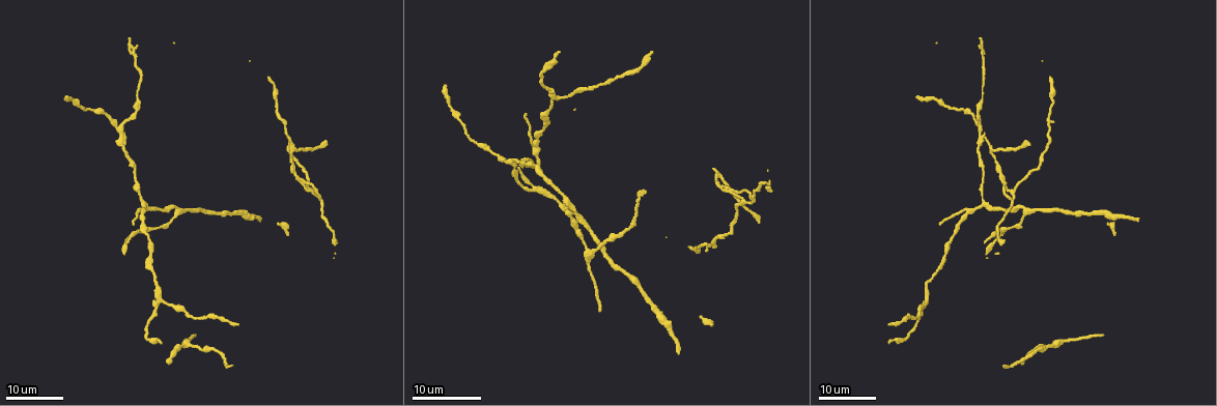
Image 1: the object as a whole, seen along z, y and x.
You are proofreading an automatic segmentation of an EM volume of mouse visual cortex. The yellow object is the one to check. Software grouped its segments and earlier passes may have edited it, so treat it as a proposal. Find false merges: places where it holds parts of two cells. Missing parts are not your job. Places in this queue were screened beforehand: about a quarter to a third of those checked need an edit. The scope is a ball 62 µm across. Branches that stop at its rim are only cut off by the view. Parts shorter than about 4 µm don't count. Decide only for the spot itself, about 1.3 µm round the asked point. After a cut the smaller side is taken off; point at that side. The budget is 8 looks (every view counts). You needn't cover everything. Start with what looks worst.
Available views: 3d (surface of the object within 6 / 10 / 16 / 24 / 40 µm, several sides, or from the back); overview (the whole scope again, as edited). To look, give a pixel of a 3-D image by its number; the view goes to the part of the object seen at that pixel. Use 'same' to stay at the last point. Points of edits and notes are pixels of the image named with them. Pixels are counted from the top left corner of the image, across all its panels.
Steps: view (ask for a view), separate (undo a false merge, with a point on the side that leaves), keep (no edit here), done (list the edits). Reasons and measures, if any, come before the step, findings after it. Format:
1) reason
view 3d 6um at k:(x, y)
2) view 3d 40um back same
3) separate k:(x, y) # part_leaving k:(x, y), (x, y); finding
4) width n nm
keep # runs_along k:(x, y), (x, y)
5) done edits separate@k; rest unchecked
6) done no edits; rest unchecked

three arms meet
view 3d 16um at 1:(290, 151)

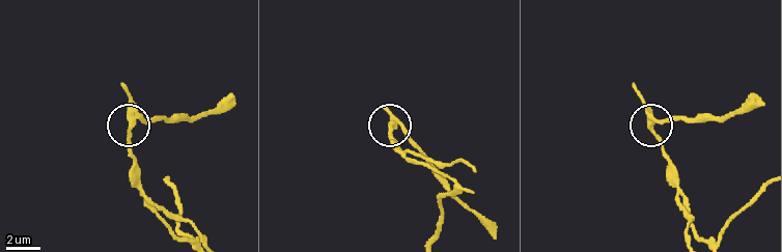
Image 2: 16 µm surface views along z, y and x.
view 3d 10um at 2:(391, 124)

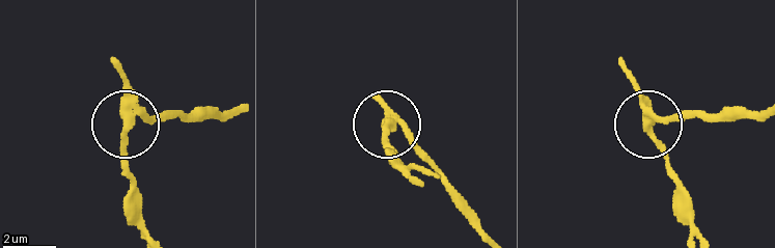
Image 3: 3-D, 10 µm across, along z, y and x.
arms 3
separate 3:(125, 147) # part_leaving 3:(126, 114), (126, 172), (146, 232); two cells meet here

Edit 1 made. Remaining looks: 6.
four or more arms meet
view 3d 24um at 1:(119, 127)

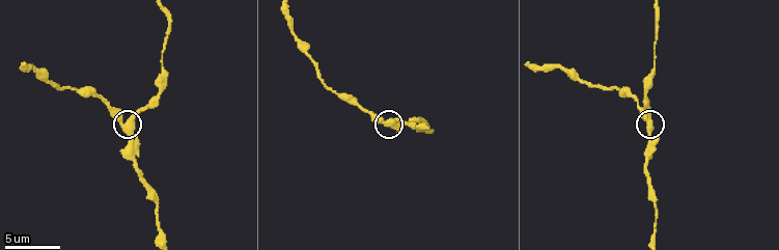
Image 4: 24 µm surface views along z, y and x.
view 3d 6um at 4:(125, 124)

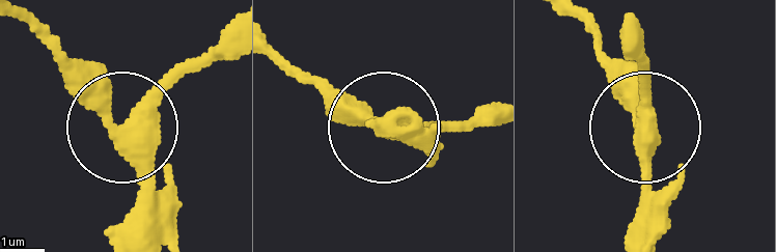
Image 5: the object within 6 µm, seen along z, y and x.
width 380 nm
keep # runs_along 5:(641, 234), (645, 134), (600, 49); continuous, no second cell

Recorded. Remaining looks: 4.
thin arm on a thick one
view 3d 24um at 1:(142, 212)

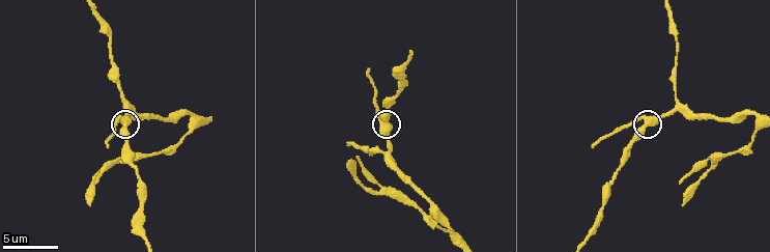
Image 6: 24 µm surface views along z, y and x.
zoom in
view 3d 6um at 6:(384, 125)

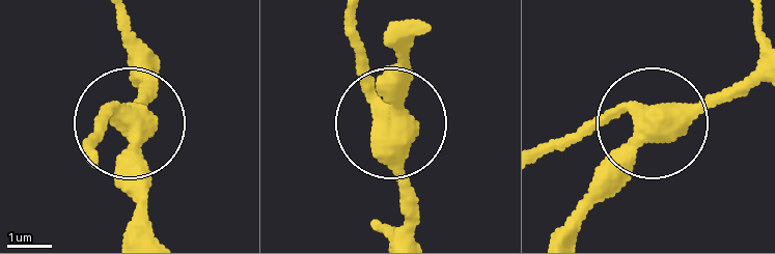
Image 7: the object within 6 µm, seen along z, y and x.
view 3d 6um back at 7:(641, 121)

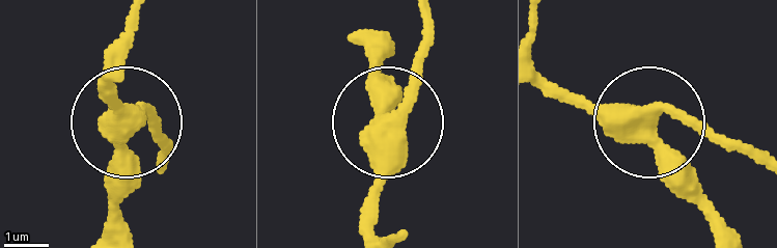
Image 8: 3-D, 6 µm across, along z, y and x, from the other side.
width 420 nm
keep # continuous, no second cell

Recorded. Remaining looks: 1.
three-way junction
view 3d 10um at 6:(456, 238)

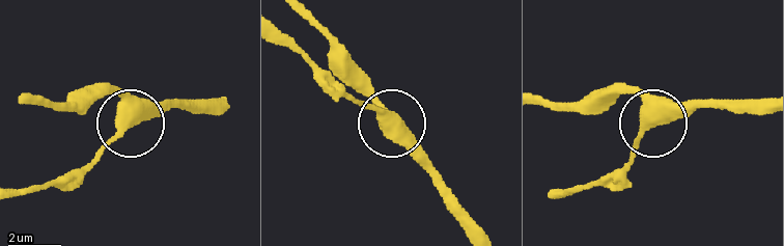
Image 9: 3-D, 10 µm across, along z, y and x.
keep # runs_along 9:(27, 105), (118, 98), (120, 132), (82, 169); one cell here

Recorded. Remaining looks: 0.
done edits separate@3; rest unchecked

